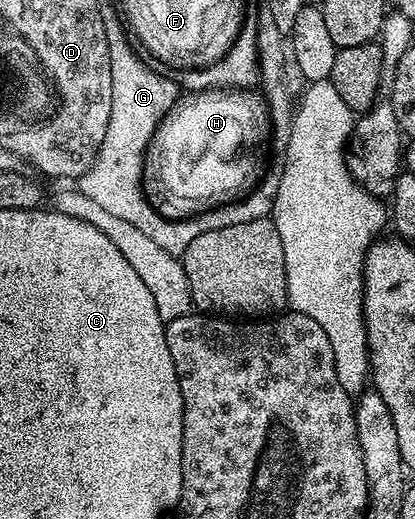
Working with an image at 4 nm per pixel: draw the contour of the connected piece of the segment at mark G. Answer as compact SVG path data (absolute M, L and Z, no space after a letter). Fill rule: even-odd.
M109 28L105 34L105 42L109 42L109 74L113 74L113 106L109 114L109 126L105 132L103 145L95 156L91 168L85 175L78 177L77 187L81 194L93 198L108 214L114 214L137 230L142 230L152 242L158 242L169 254L182 257L184 250L197 238L197 234L205 234L209 230L225 230L225 226L241 226L241 222L257 222L268 219L277 198L277 186L281 186L283 161L287 158L291 118L293 115L293 96L290 91L277 102L277 108L270 108L271 127L273 129L273 156L269 171L260 179L259 185L247 193L241 200L231 204L222 204L208 212L192 216L190 220L167 220L157 214L143 197L143 155L147 153L149 142L158 130L163 116L175 105L181 90L173 90L174 84L158 80L153 70L143 69L138 60L132 58L129 48L133 45L128 29Z

